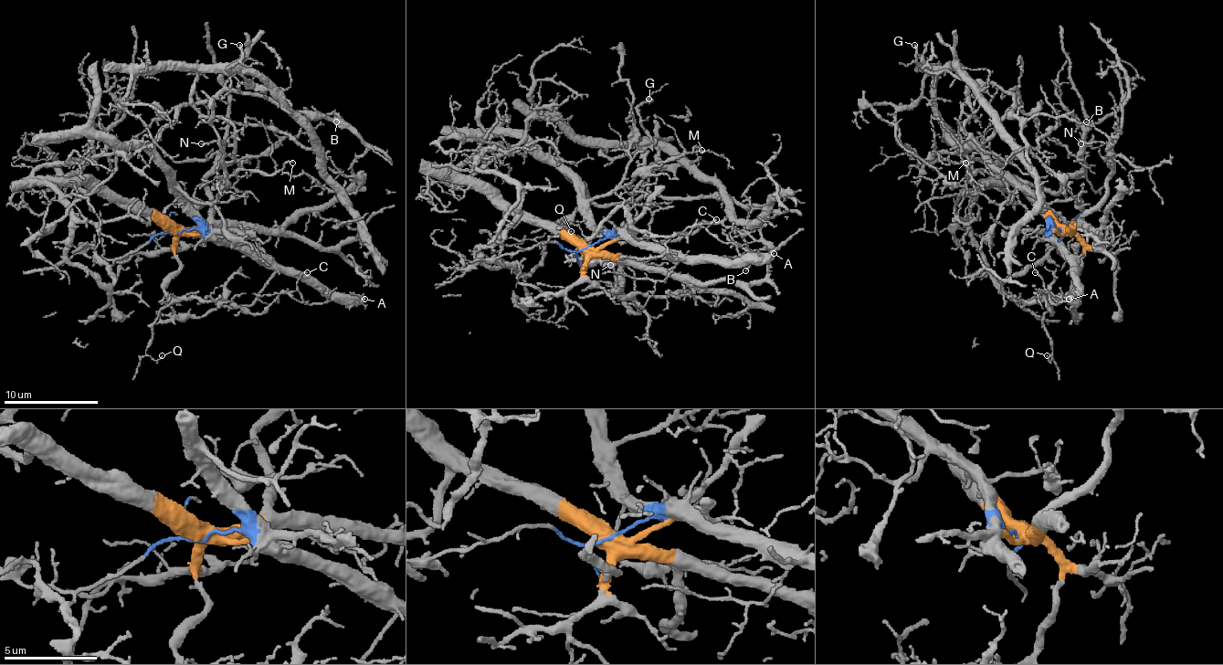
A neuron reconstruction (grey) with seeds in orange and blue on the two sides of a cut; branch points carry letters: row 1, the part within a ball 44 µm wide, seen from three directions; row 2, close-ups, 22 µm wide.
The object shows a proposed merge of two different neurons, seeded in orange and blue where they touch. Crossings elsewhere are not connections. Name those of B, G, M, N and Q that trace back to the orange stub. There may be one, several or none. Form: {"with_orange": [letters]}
{"with_orange": ["N", "Q"]}

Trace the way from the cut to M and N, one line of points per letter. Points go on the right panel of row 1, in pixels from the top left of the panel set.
M: (1062, 234), (1037, 198), (1017, 189), (1004, 203), (1008, 186), (985, 170), (973, 174), (965, 163)
N: (1062, 231), (1102, 198), (1107, 174), (1112, 170), (1112, 153), (1107, 144), (1079, 142), (1081, 144)

